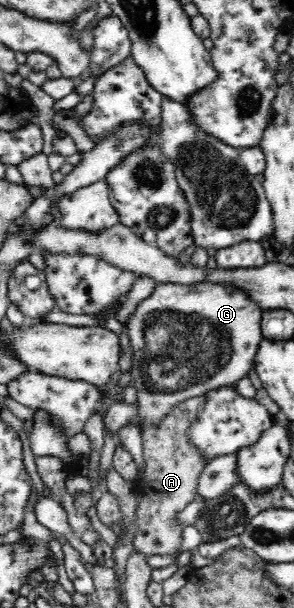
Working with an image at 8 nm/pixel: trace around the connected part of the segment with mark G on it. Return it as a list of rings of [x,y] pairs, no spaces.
[[[157,283],[150,295],[136,304],[136,309],[127,317],[124,328],[131,347],[132,387],[135,388],[136,418],[139,432],[143,426],[159,426],[161,420],[173,412],[177,404],[202,396],[213,388],[234,386],[239,379],[249,374],[261,340],[261,313],[244,292],[232,288],[232,284],[183,284]]]

